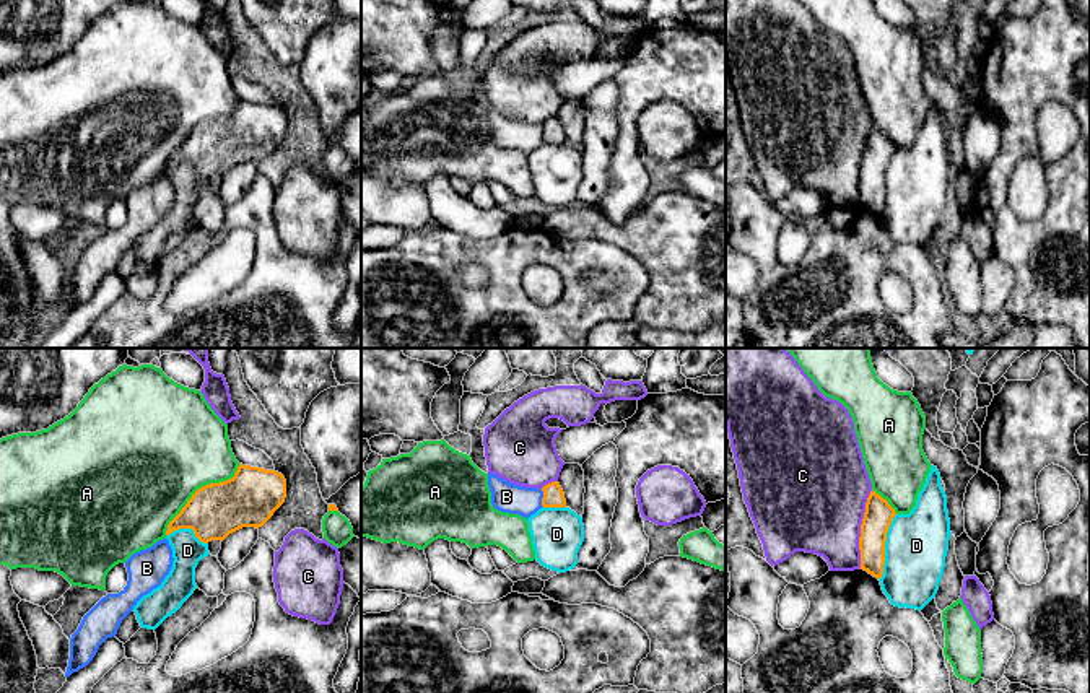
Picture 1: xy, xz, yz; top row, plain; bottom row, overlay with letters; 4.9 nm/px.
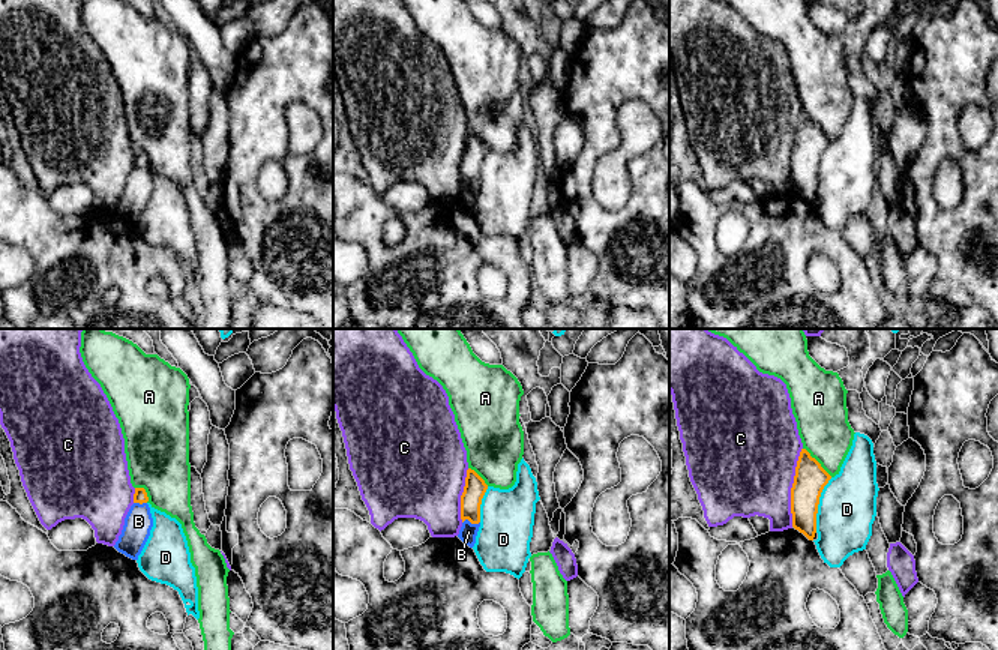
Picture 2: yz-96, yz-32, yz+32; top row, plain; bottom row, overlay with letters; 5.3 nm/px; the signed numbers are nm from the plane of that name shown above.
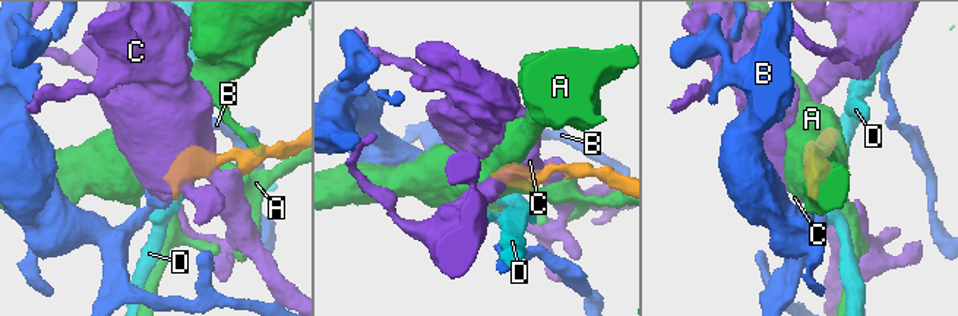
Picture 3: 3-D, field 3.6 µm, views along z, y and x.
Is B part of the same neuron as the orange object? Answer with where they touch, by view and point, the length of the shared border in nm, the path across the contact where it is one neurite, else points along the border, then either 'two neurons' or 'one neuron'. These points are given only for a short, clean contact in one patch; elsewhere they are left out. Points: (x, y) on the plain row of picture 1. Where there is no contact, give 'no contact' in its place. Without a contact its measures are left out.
xz (542, 134) | 90 nm | along xz (540, 126), (544, 142) | two neurons

